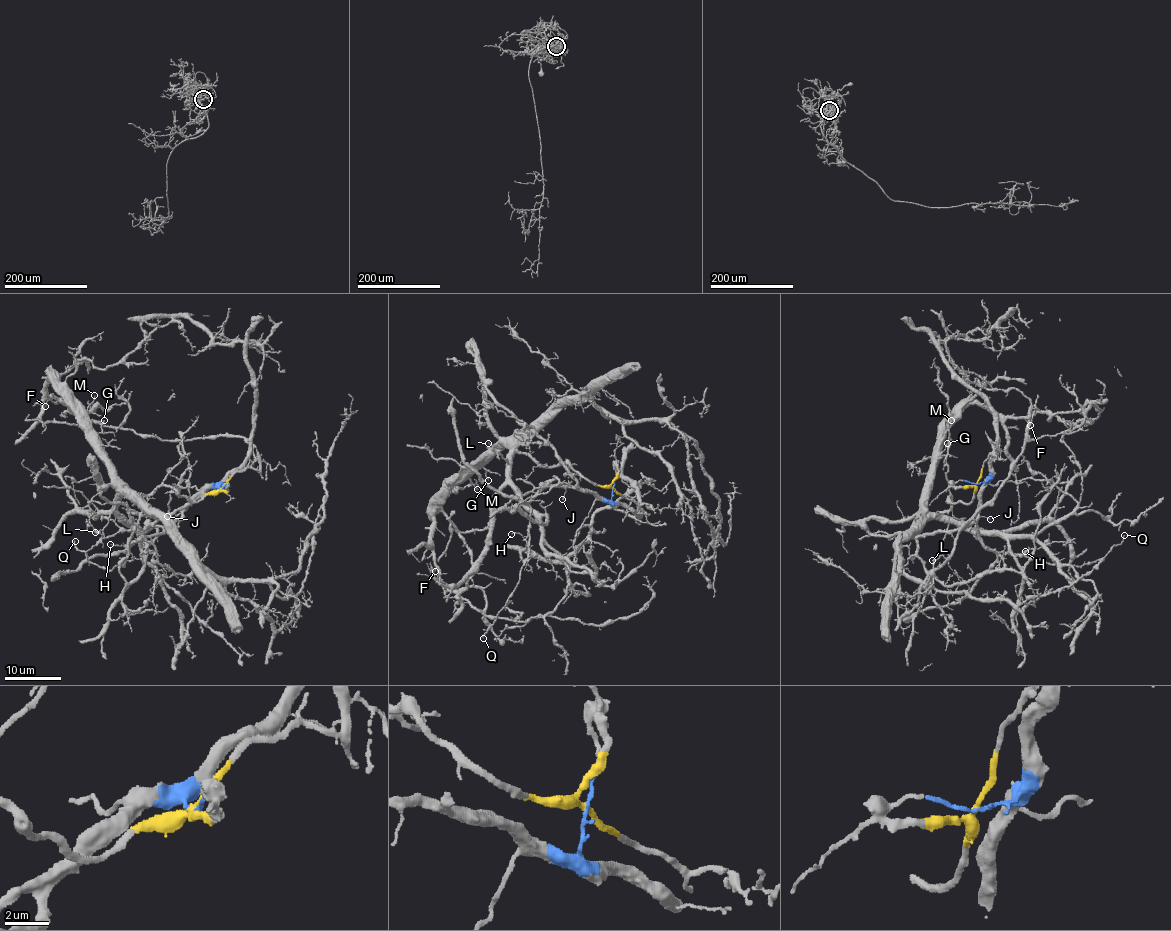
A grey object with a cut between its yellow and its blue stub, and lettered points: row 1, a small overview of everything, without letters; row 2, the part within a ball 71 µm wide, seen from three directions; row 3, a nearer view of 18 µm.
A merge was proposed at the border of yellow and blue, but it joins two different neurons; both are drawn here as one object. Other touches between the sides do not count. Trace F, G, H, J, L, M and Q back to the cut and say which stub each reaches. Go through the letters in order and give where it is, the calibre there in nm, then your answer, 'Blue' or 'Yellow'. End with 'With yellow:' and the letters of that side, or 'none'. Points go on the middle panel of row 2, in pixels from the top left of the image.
F: Place: (435, 571). Thickness 90 nm. Yellow
G: Place: (488, 480). Thickness 140 nm. Yellow
H: Place: (511, 534). Thickness 110 nm. Blue
J: Place: (562, 499). Thickness 100 nm. Blue
L: Place: (488, 443). Thickness 180 nm. Yellow
M: Place: (477, 489). Thickness 110 nm. Yellow
Q: Place: (483, 638). Thickness 140 nm. Blue
With yellow: F, G, L, M

